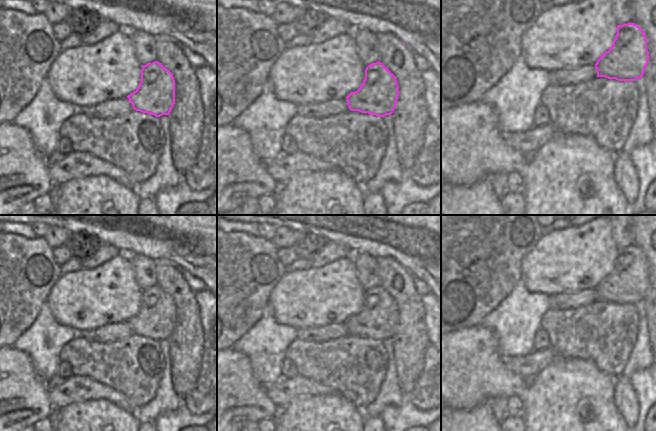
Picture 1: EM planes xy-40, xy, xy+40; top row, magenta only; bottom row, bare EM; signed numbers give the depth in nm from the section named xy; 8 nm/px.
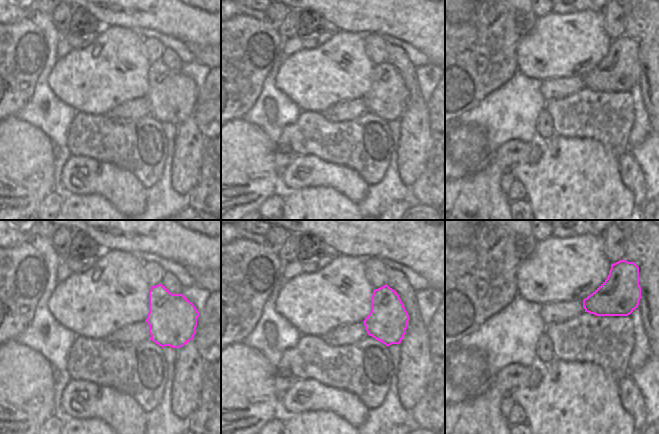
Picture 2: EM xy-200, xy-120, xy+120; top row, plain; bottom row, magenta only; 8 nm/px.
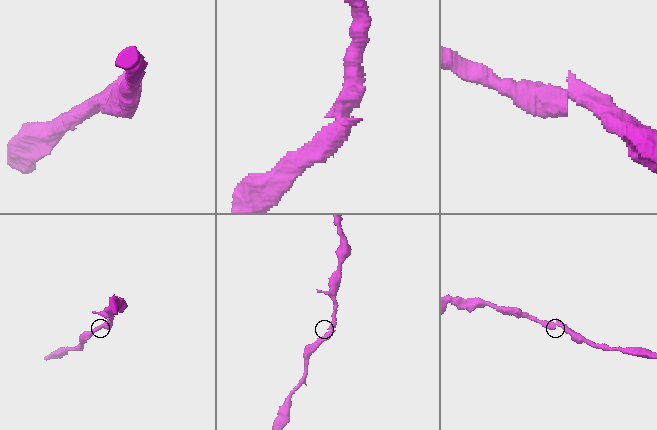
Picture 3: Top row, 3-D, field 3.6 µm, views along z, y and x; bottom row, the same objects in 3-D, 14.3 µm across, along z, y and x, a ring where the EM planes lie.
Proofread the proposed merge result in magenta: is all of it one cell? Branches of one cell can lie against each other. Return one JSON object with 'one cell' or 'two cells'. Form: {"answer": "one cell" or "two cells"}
{"answer": "one cell"}

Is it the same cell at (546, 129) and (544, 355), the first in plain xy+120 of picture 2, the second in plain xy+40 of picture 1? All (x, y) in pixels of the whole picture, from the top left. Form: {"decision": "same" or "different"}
{"decision": "different"}

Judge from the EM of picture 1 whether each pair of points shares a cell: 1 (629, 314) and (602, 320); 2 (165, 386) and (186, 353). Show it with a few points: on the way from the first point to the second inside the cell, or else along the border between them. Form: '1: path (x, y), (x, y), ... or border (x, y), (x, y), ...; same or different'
1: border (602, 301), (600, 312), (620, 314), (619, 340); different
2: border (170, 354), (170, 381), (172, 389), (180, 397); different

